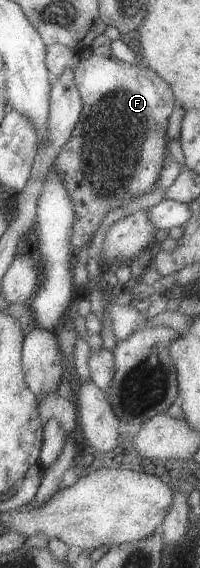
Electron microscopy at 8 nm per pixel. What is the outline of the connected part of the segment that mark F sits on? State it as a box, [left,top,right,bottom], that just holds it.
[50,54,177,251]

